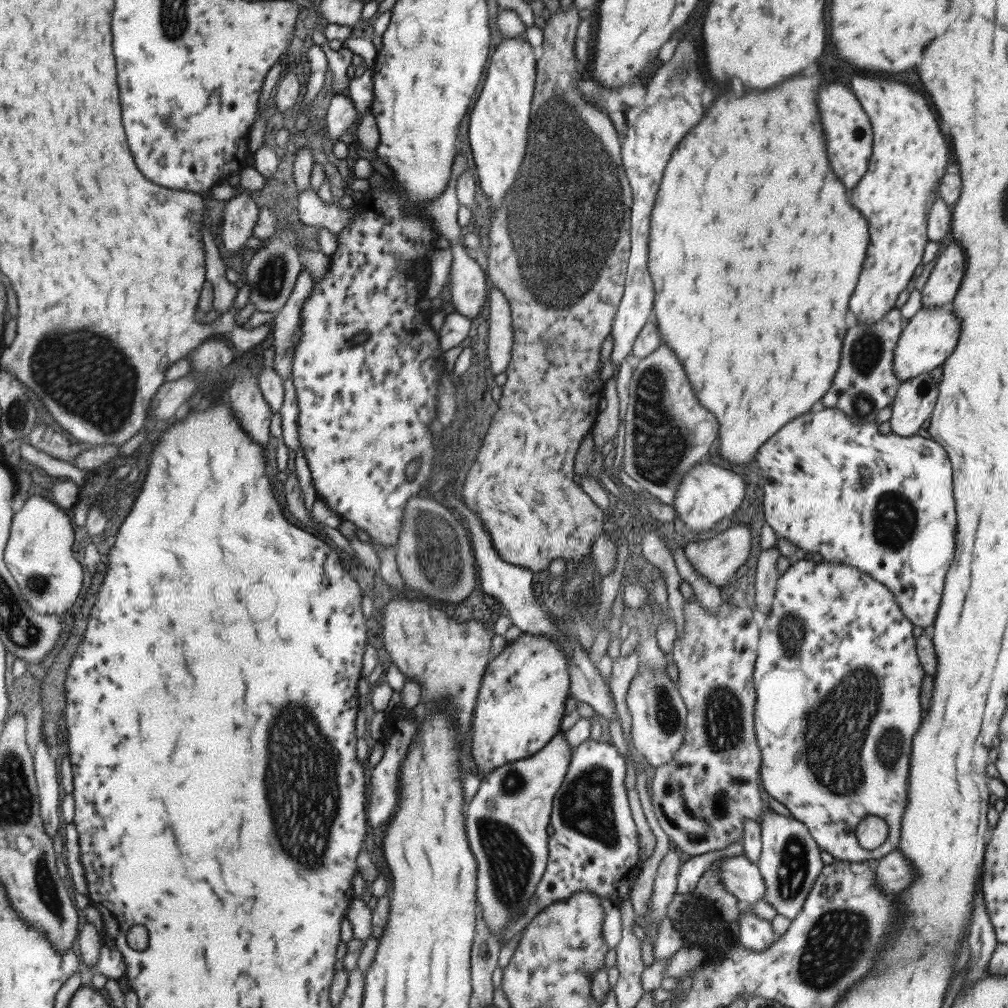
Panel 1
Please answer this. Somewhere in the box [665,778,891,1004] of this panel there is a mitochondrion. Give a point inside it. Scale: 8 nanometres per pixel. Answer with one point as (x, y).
(839, 942)

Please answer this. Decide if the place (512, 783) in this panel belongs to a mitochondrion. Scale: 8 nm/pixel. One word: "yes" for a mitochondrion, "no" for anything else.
yes

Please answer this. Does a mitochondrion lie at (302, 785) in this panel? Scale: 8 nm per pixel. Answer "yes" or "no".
yes

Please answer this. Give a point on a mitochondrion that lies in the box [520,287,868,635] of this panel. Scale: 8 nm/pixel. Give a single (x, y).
(660, 441)

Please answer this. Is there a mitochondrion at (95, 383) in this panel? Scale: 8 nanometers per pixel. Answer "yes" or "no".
yes

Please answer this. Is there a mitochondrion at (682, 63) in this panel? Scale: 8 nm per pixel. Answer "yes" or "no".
yes

